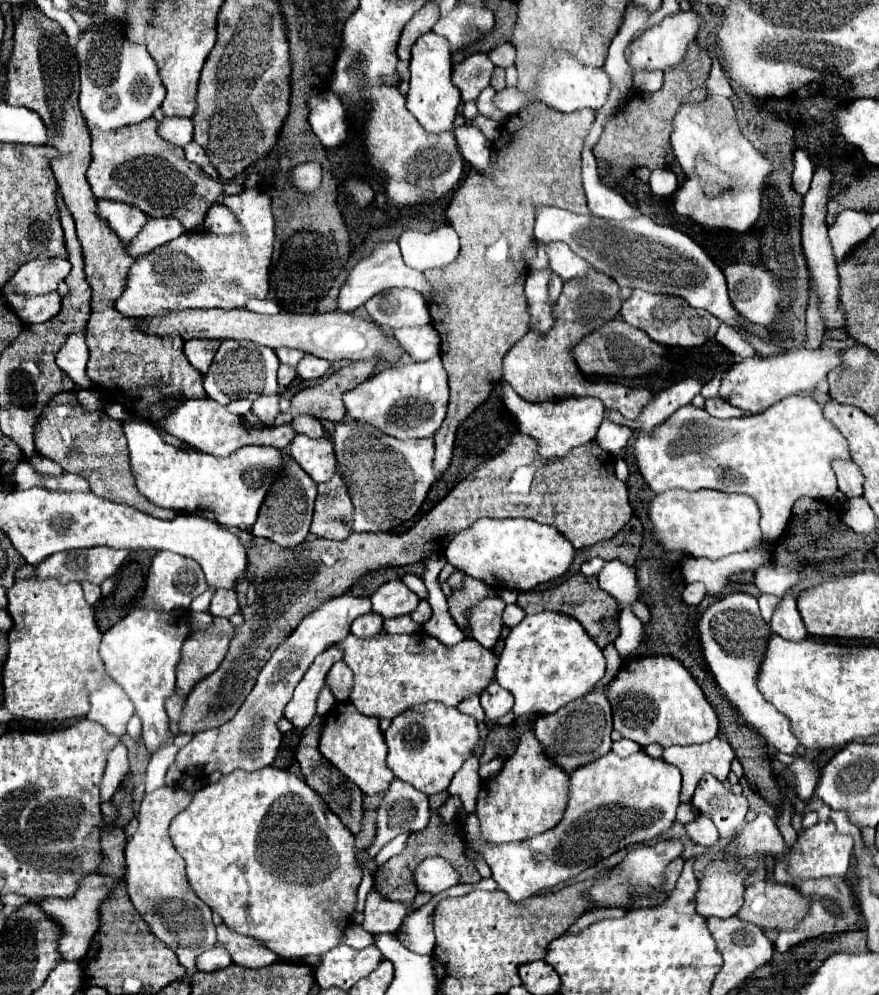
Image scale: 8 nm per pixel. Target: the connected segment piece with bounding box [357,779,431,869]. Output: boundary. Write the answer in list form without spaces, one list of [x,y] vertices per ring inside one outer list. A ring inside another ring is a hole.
[[[393,779],[393,783],[385,791],[385,797],[383,797],[379,809],[377,809],[377,833],[373,837],[373,843],[367,849],[363,849],[361,859],[357,857],[357,865],[363,869],[363,861],[365,859],[373,859],[379,853],[379,849],[387,841],[391,841],[393,837],[397,837],[401,833],[413,833],[413,831],[425,829],[427,821],[429,821],[429,815],[431,815],[431,811],[429,811],[427,795],[421,793],[421,791],[417,791],[413,785],[409,785],[409,783],[401,781],[401,779]]]

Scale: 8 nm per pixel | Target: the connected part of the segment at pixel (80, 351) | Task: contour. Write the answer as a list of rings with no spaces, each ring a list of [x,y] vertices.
[[[77,327],[73,333],[67,337],[67,341],[61,345],[59,353],[55,355],[55,363],[63,373],[69,375],[69,379],[81,387],[81,389],[93,389],[93,383],[85,375],[85,365],[87,365],[87,343],[85,343],[85,329],[87,327]]]

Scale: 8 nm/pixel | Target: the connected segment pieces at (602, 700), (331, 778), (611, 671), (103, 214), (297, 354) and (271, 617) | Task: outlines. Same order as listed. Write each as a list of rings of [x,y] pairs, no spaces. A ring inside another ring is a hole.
[[[595,689],[585,697],[561,707],[557,713],[541,715],[535,721],[535,737],[543,747],[543,753],[549,761],[561,767],[567,775],[573,773],[577,767],[583,767],[611,751],[611,731],[613,731],[613,717],[611,717],[611,703],[607,697],[607,689]]]
[[[315,715],[313,721],[303,729],[303,735],[301,735],[301,741],[299,741],[299,747],[295,751],[295,757],[297,757],[297,763],[301,767],[301,773],[305,777],[305,783],[323,797],[323,801],[327,803],[327,807],[341,819],[341,823],[351,831],[351,833],[359,833],[359,827],[361,827],[361,815],[363,815],[363,809],[361,809],[361,801],[363,801],[363,793],[361,789],[353,783],[353,781],[347,781],[339,769],[335,769],[321,753],[319,753],[319,735],[321,735],[321,729],[323,729],[323,717],[321,715]]]
[[[609,643],[609,645],[603,649],[603,655],[605,655],[605,661],[607,661],[607,671],[605,671],[605,677],[603,677],[595,687],[609,685],[609,683],[613,681],[615,673],[621,669],[621,659],[619,659],[617,649],[613,649],[613,643]]]
[[[97,201],[97,215],[107,223],[107,227],[125,243],[131,241],[139,233],[139,229],[147,223],[147,215],[127,203],[117,201]]]
[[[277,349],[275,351],[277,353],[277,357],[279,357],[279,361],[281,363],[285,363],[285,365],[291,365],[291,367],[295,367],[297,363],[299,363],[299,359],[305,355],[303,351],[297,351],[297,349]]]
[[[513,433],[509,445],[477,467],[469,477],[465,477],[461,483],[457,483],[451,493],[437,503],[423,519],[415,523],[413,529],[409,529],[403,535],[391,535],[391,533],[353,533],[345,541],[329,541],[329,539],[315,539],[305,541],[297,547],[281,547],[269,539],[261,539],[251,535],[249,531],[233,529],[237,531],[239,539],[243,541],[247,549],[247,573],[237,581],[237,595],[241,601],[241,613],[245,617],[245,623],[237,627],[235,637],[231,639],[229,653],[225,661],[219,665],[215,673],[205,677],[205,681],[199,681],[199,685],[189,693],[183,715],[177,723],[177,733],[189,733],[195,735],[205,729],[217,729],[225,721],[229,721],[237,709],[243,705],[249,689],[253,689],[253,681],[259,673],[259,661],[265,665],[265,661],[273,655],[273,649],[281,645],[289,637],[293,629],[301,623],[301,617],[305,613],[311,613],[317,609],[317,605],[323,605],[325,601],[331,601],[337,595],[343,595],[355,579],[359,579],[367,571],[375,571],[379,567],[395,567],[395,565],[409,565],[421,561],[427,553],[443,553],[443,549],[449,543],[449,535],[455,535],[469,525],[473,525],[481,517],[525,517],[533,519],[537,523],[547,523],[551,527],[557,527],[557,531],[571,543],[575,549],[595,545],[597,541],[613,537],[633,515],[633,509],[627,499],[627,487],[623,481],[619,481],[613,473],[613,455],[605,453],[595,441],[585,443],[581,447],[571,449],[563,459],[547,461],[541,459],[537,451],[537,443],[531,441],[531,437],[525,437],[523,433]]]

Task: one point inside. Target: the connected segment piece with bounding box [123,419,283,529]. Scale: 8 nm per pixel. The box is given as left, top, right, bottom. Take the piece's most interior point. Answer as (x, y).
(229, 490)

